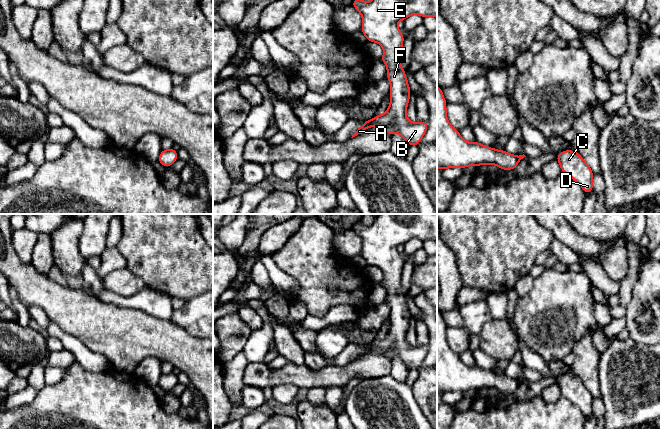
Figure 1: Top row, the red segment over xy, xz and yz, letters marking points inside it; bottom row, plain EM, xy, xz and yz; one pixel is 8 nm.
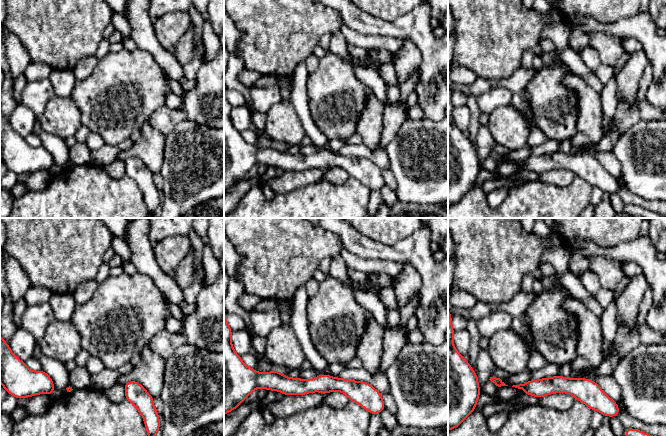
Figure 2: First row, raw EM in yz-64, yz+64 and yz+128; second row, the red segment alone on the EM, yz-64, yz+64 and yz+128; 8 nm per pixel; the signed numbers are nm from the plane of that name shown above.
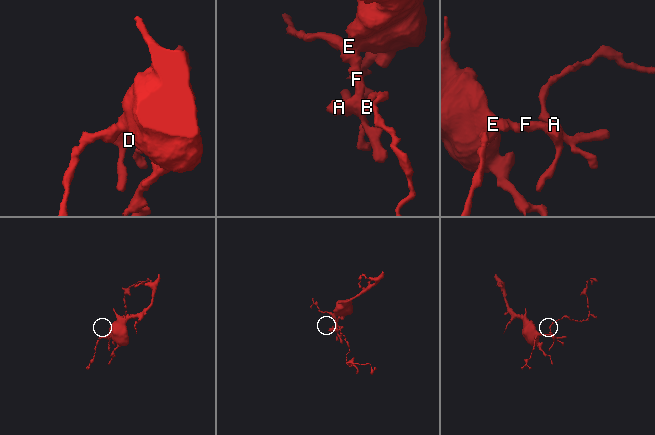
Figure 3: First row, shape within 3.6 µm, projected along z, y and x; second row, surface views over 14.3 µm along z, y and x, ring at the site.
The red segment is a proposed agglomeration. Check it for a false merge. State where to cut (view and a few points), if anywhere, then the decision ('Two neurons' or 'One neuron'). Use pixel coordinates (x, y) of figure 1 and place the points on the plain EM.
Split along yz (485, 370), (484, 381), (474, 381), (468, 388), (453, 390). Two neurons

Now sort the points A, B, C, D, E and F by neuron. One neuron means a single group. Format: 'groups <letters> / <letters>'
groups A B C D F / E

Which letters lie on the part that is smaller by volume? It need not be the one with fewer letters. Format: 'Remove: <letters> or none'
Remove: A, B, C, D, F

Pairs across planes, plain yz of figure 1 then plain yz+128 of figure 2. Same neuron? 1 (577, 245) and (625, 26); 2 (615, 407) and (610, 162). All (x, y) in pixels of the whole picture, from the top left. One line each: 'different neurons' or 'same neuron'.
1: same neuron
2: different neurons

